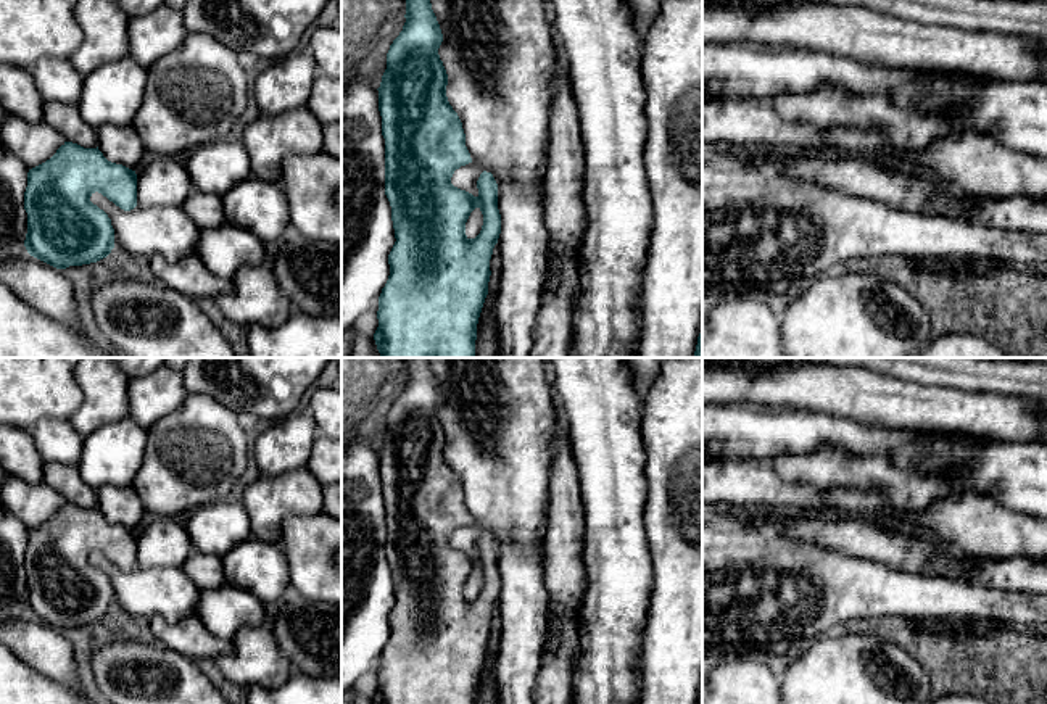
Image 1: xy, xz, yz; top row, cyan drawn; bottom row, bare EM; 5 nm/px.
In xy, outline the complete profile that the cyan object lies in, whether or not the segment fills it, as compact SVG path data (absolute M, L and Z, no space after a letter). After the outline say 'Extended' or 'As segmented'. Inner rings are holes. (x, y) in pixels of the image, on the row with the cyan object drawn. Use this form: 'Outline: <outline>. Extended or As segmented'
Outline: M64 142L50 159L29 169L24 192L27 253L56 269L106 258L114 248L114 229L108 214L90 201L95 192L130 211L137 206L137 174L108 161L98 147L84 148L72 142Z. As segmented

